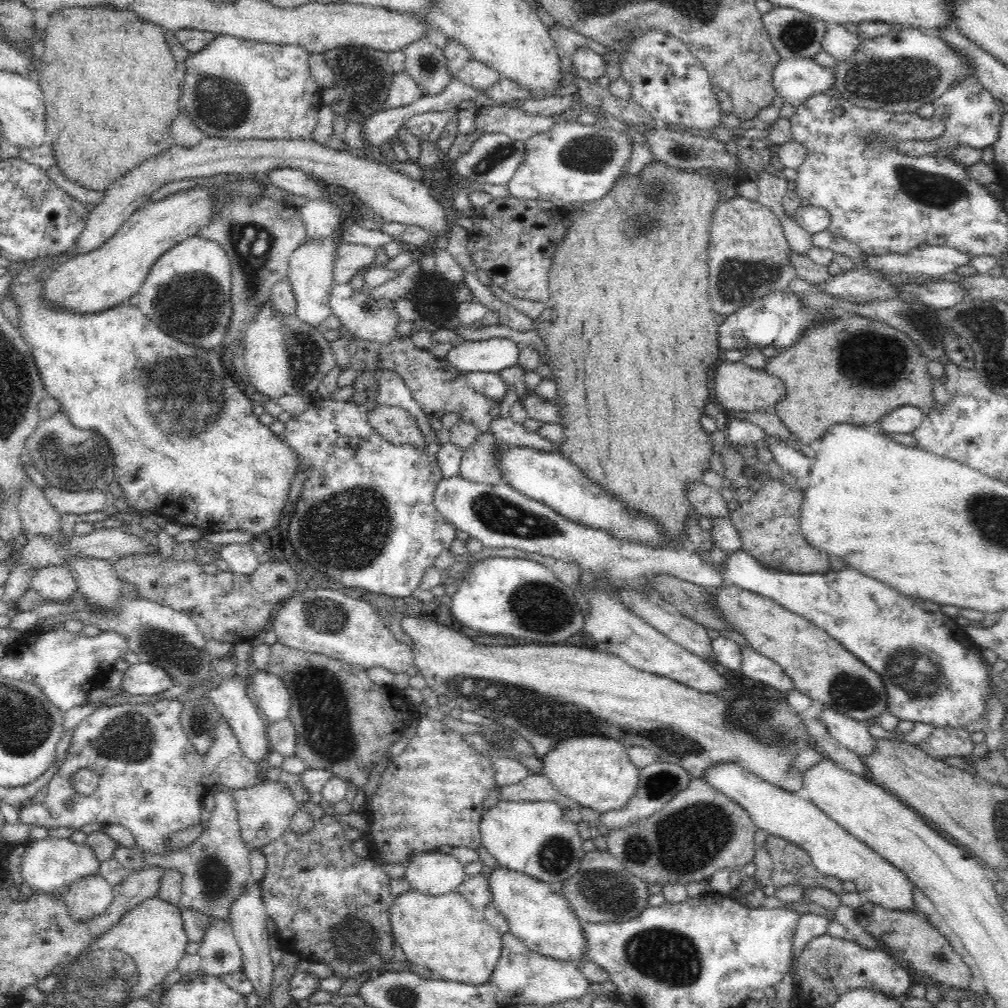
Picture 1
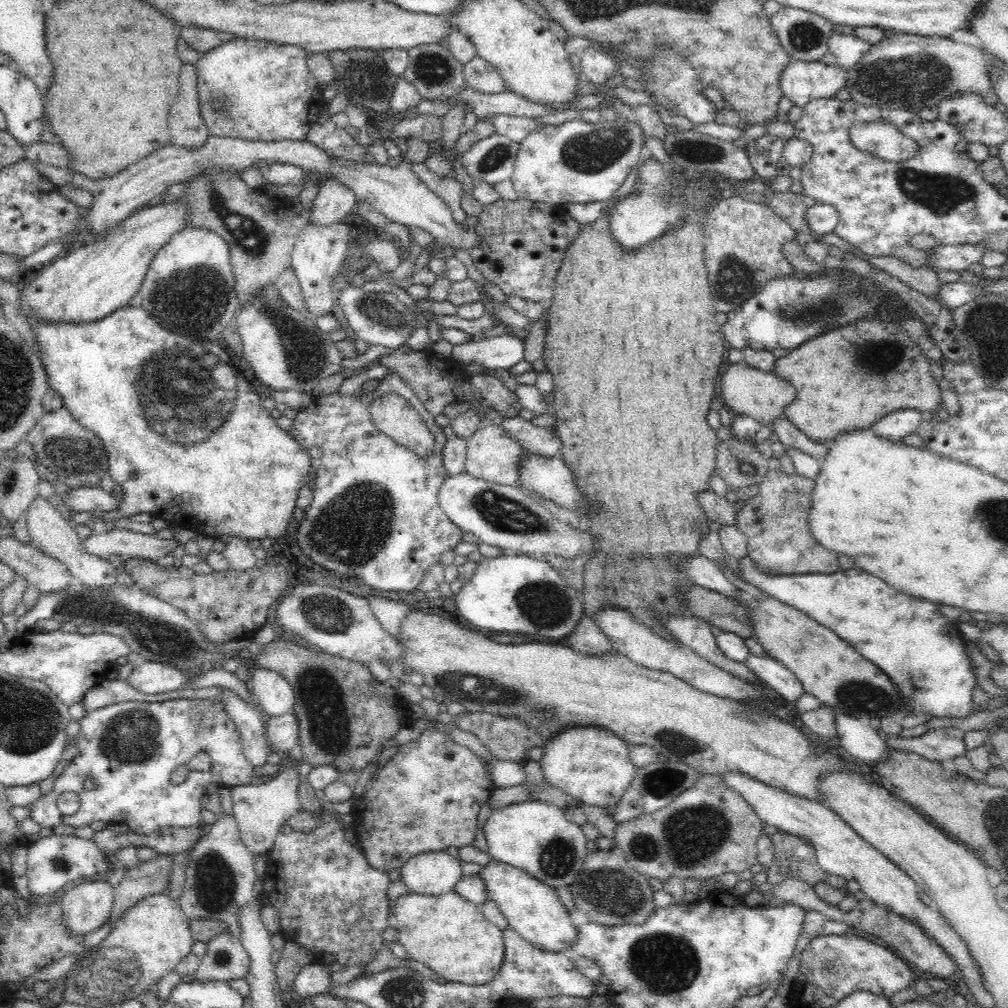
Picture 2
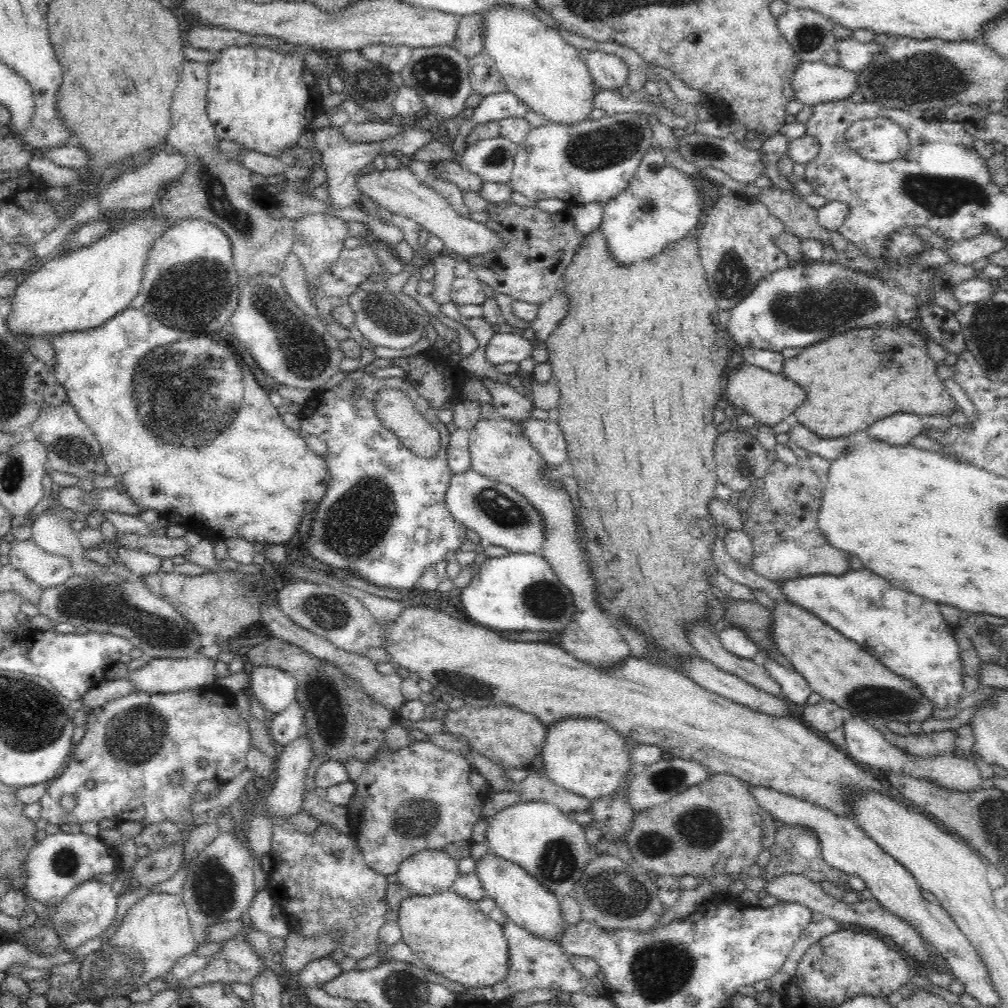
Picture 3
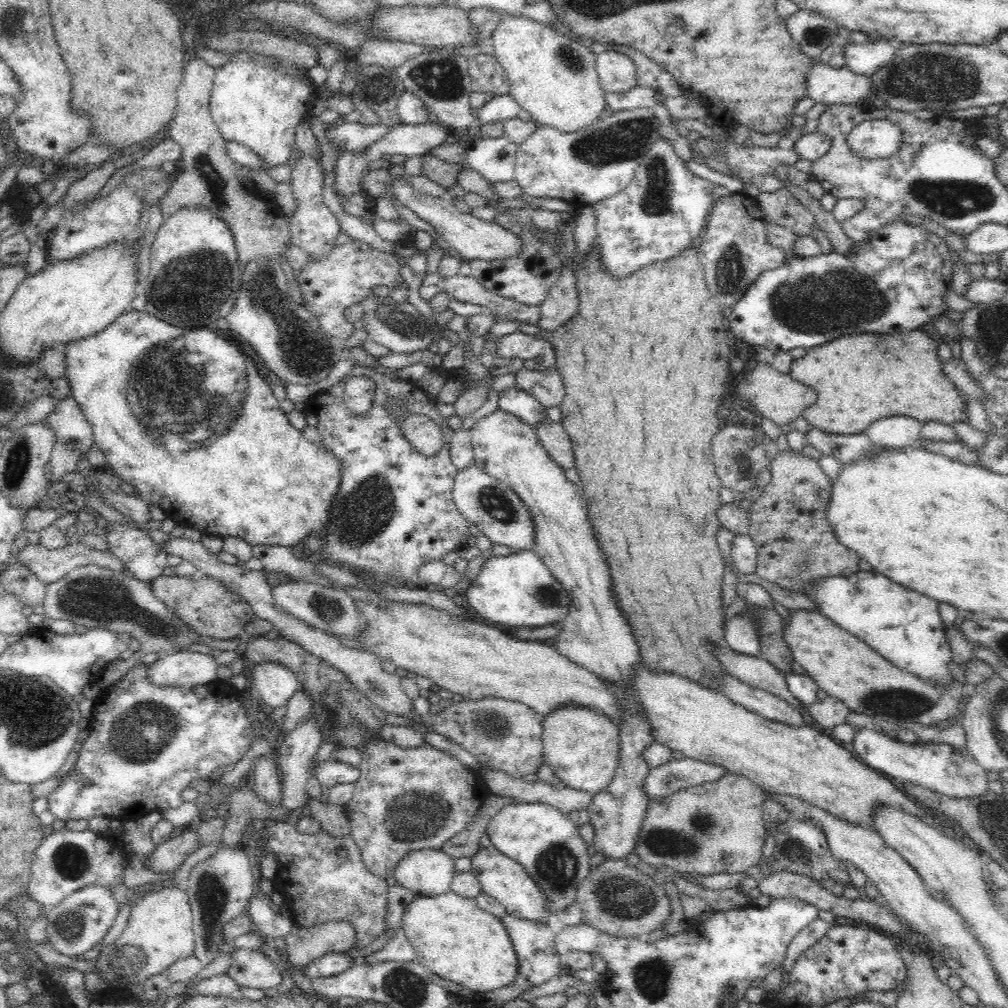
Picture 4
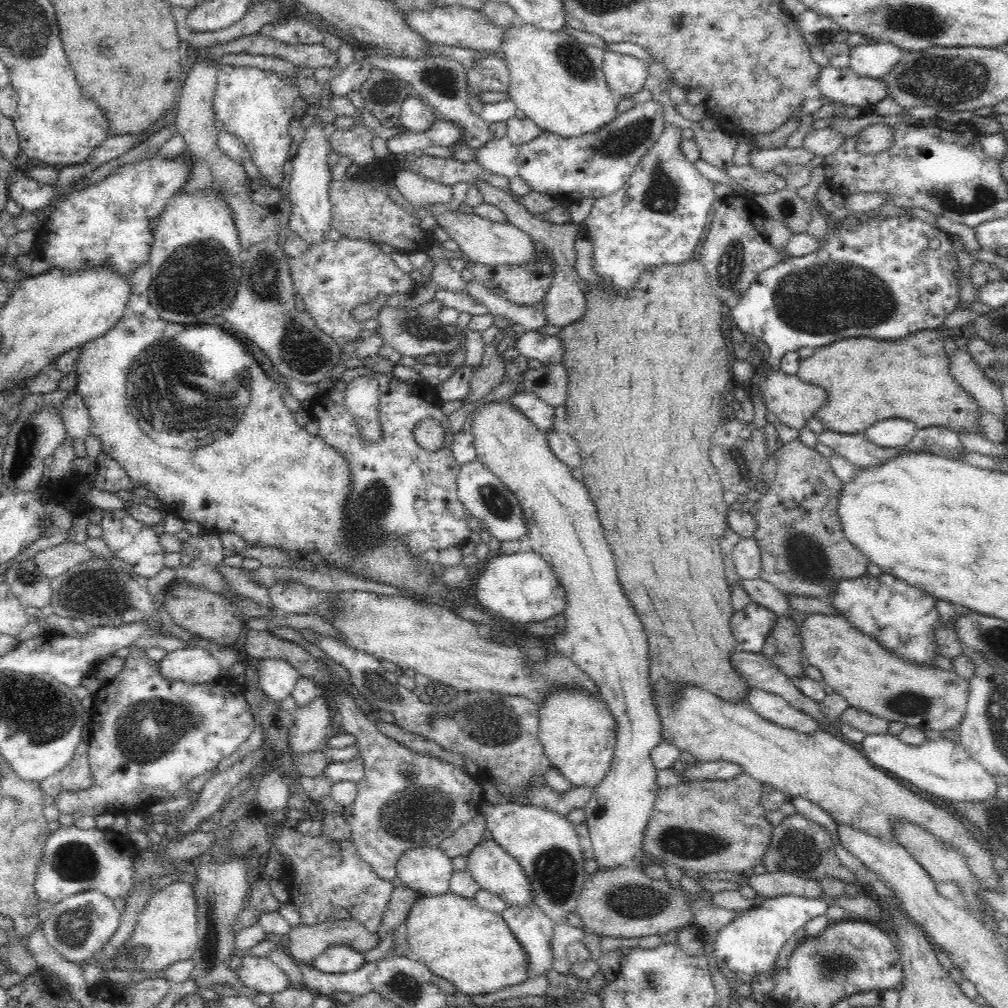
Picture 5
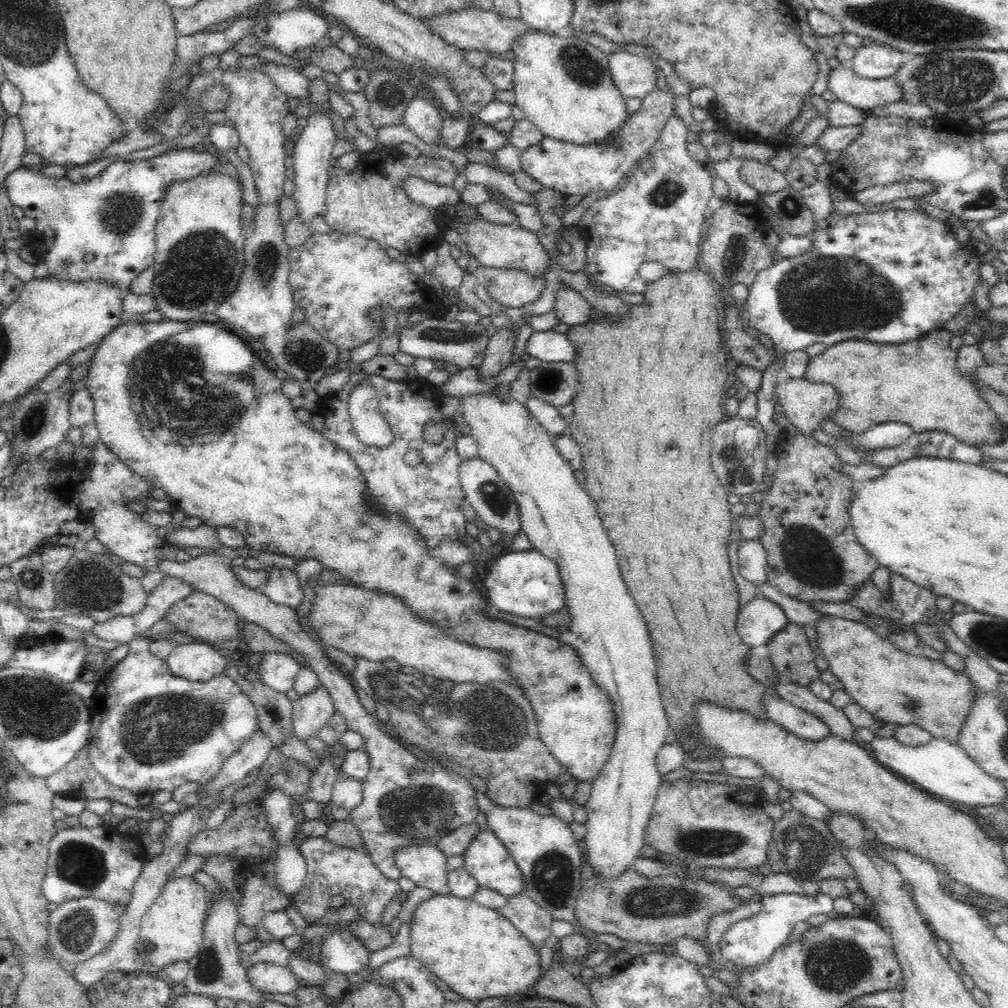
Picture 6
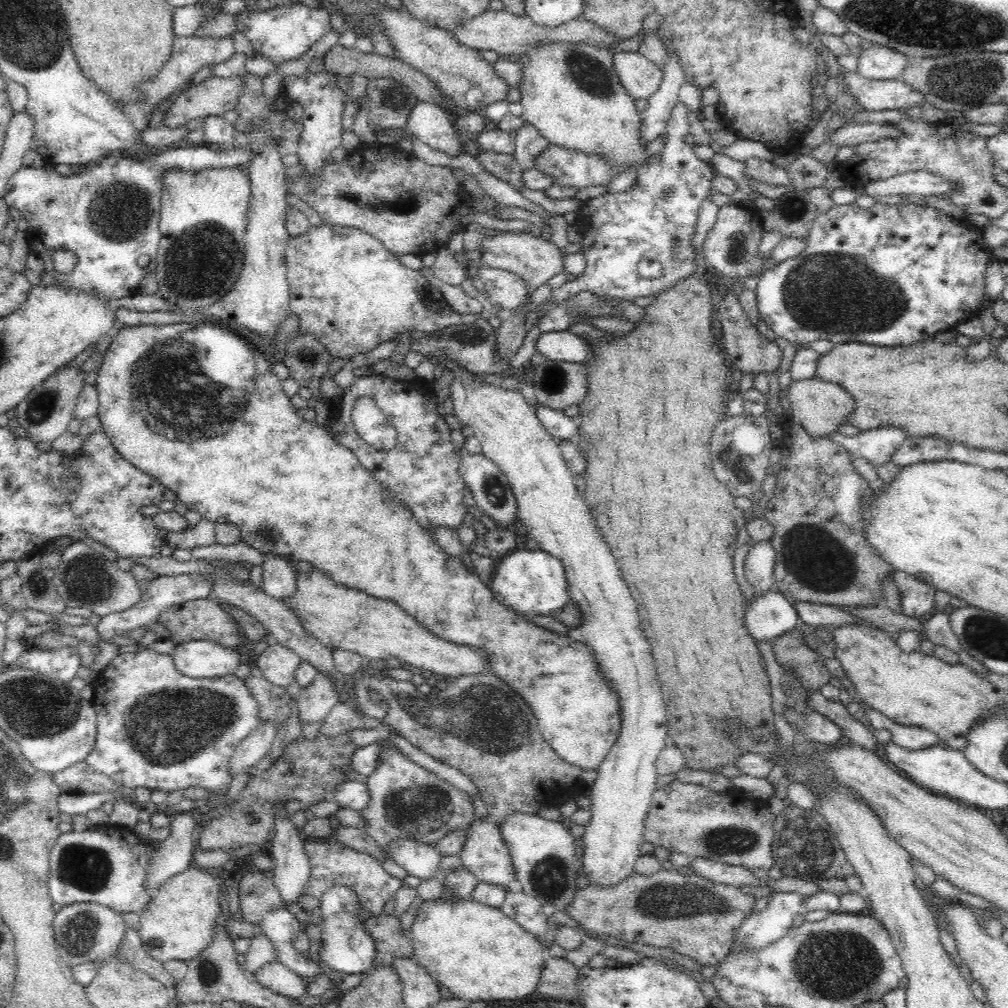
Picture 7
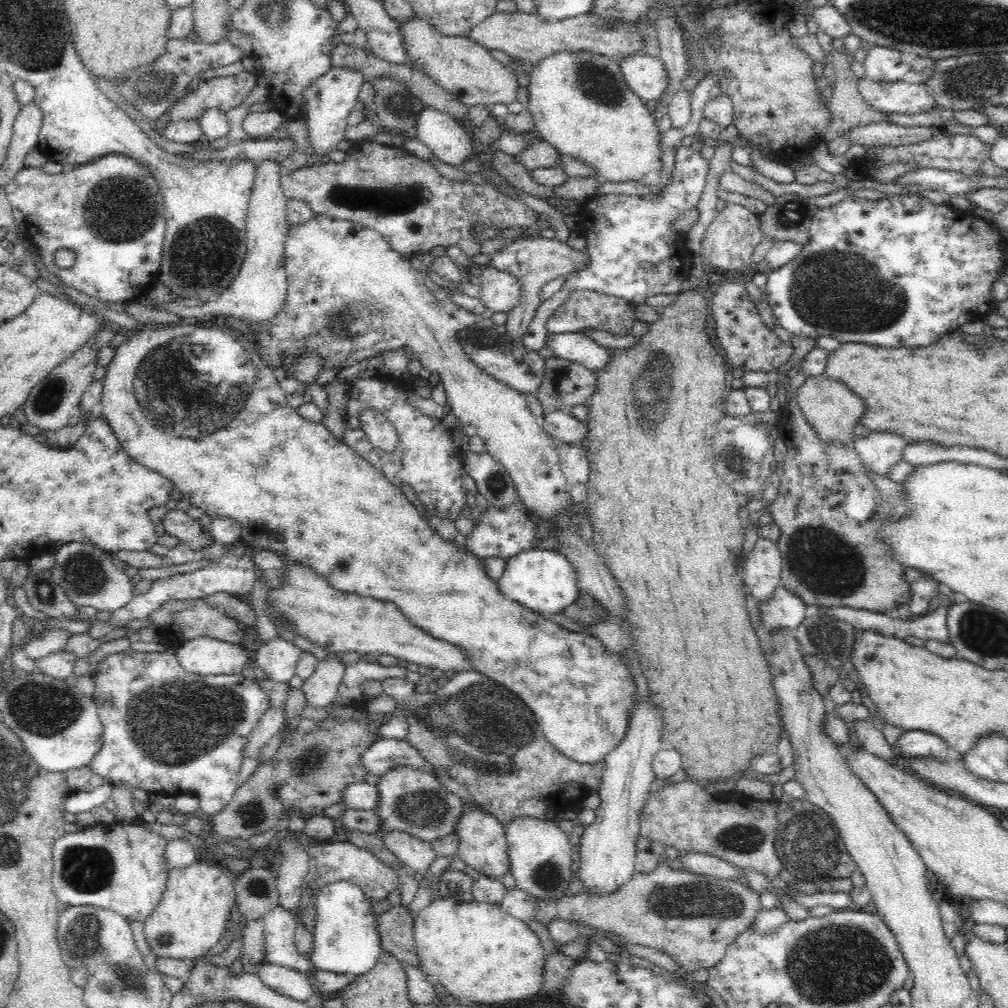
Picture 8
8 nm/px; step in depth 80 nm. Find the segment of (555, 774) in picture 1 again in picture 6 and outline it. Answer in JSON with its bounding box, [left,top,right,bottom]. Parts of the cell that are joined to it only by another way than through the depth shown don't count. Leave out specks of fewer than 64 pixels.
[85,319,616,782]

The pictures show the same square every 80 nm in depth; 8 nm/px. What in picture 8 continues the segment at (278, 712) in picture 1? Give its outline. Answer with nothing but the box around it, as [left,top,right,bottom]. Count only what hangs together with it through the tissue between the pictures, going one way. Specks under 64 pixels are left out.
[255,638,301,683]

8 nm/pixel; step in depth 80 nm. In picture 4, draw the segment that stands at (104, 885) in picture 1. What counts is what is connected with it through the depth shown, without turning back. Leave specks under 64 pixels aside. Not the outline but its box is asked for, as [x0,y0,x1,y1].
[46,884,120,956]

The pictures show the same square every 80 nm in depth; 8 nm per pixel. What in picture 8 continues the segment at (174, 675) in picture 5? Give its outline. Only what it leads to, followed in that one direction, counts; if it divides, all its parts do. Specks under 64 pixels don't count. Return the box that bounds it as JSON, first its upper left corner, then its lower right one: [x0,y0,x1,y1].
[173,637,248,676]

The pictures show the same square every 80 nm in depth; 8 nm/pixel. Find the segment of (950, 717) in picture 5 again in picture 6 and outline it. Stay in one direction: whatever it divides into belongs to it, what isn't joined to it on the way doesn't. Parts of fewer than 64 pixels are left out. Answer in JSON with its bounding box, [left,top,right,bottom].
[813,615,974,742]

